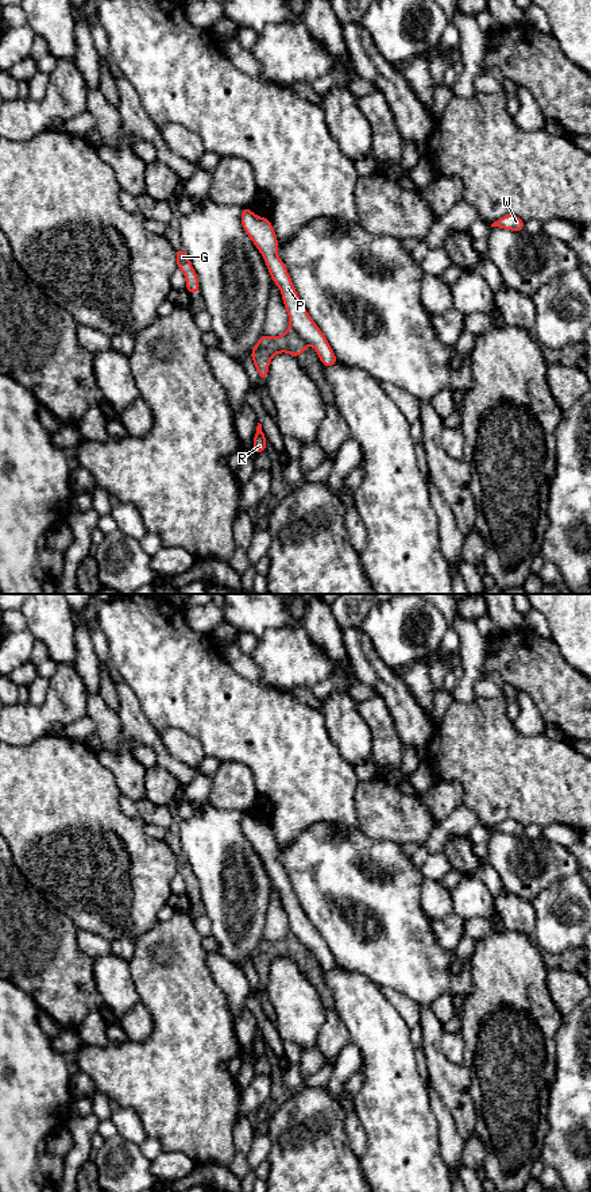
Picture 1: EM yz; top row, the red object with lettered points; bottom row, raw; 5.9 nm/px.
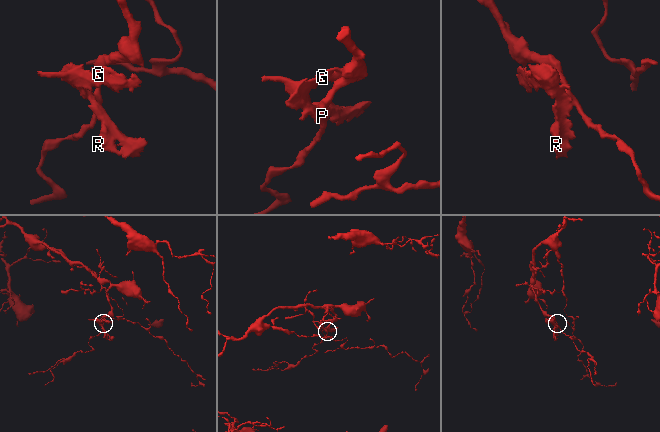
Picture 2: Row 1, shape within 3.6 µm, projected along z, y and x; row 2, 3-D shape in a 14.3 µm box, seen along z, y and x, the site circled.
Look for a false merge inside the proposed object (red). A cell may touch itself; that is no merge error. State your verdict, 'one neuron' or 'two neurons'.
two neurons

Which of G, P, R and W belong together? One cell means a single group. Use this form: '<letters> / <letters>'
G R / P W

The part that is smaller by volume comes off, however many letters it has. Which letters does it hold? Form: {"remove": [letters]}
{"remove": ["G", "R"]}

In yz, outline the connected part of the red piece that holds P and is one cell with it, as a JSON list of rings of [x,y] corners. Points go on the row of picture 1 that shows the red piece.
[[[243,207],[242,225],[251,238],[259,252],[263,255],[266,266],[270,271],[273,282],[278,285],[282,300],[290,319],[290,327],[306,342],[310,343],[321,363],[327,367],[337,364],[337,359],[312,317],[305,310],[285,263],[277,254],[278,239],[270,219],[254,215],[248,207]]]

